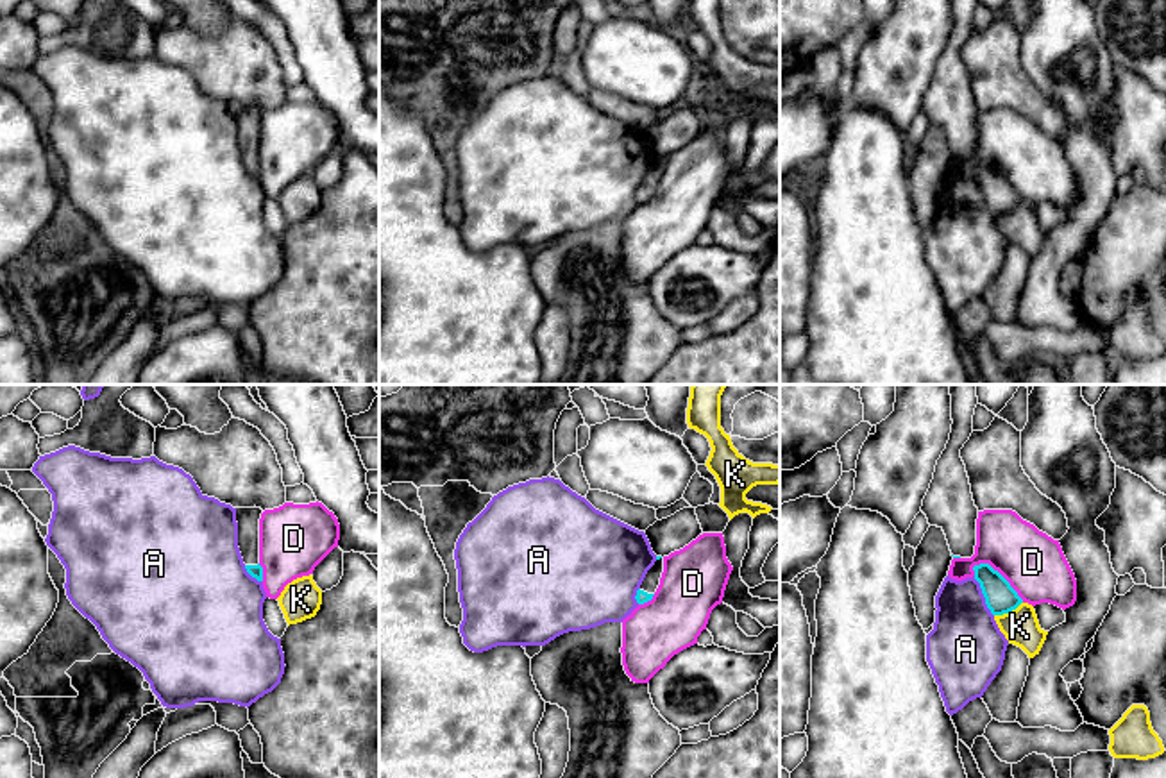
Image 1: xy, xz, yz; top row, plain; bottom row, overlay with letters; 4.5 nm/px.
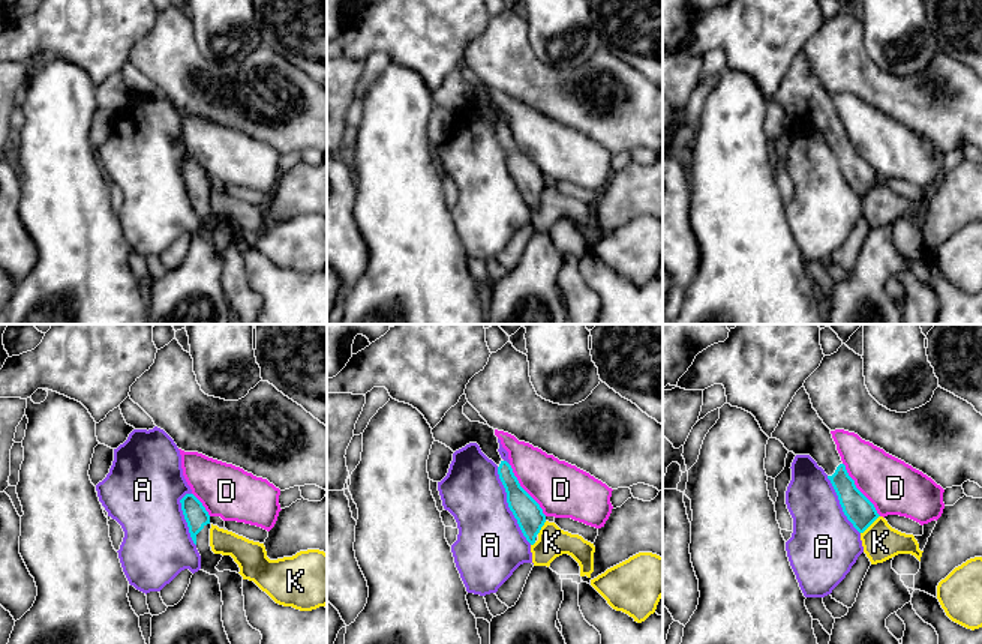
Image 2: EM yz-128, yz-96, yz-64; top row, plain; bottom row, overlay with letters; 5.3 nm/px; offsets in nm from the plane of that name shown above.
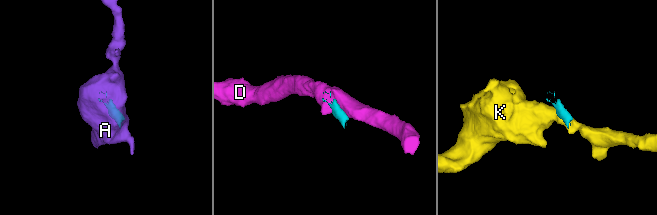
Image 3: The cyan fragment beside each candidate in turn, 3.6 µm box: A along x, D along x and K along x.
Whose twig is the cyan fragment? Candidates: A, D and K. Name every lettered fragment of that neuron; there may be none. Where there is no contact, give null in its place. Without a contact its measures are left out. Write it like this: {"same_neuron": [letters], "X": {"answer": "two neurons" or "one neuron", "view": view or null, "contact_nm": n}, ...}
{"same_neuron": [], "A": {"answer": "two neurons", "view": "yz", "contact_nm": 200}, "D": {"answer": "two neurons", "view": "yz", "contact_nm": 280}, "K": {"answer": "two neurons", "view": "yz", "contact_nm": 140}}

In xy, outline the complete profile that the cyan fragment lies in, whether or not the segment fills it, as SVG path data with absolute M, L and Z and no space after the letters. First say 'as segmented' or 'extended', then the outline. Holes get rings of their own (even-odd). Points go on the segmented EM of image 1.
extended; M236 508L238 547L247 572L263 581L263 567L259 565L259 519L261 508Z

